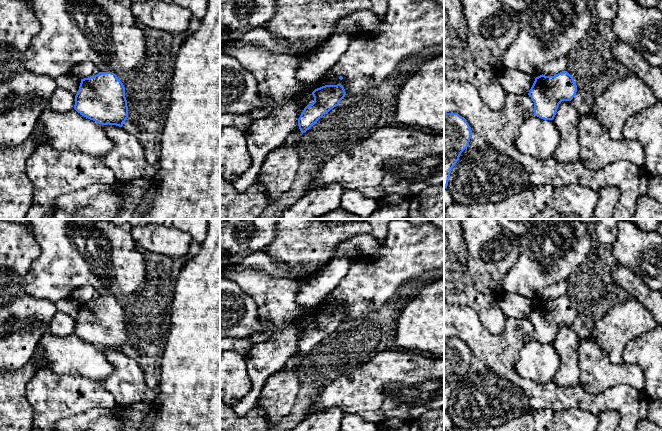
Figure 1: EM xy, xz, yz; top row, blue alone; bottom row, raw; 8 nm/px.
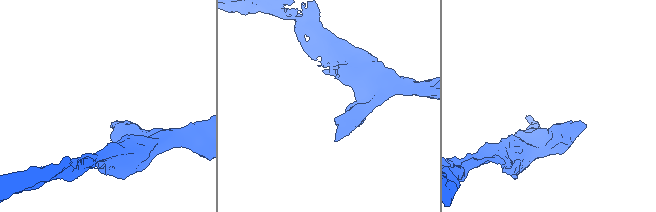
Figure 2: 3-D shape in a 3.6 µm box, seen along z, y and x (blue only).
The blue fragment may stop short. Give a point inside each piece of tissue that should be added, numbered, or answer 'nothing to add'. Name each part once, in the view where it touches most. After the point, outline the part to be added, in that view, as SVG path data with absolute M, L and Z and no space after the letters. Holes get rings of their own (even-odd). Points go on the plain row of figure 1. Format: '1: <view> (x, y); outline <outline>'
nothing to add

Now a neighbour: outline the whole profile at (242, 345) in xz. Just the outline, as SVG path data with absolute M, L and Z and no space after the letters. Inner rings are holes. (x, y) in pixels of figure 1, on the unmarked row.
M250 336L246 337L220 337L220 358L225 351L235 351L243 356L254 346Z

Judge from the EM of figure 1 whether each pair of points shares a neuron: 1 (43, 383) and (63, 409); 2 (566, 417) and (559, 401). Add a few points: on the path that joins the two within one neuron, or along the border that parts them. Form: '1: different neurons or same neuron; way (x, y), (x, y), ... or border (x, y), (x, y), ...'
1: same neuron; way (47, 389), (59, 403)
2: different neurons; border (586, 410), (571, 408), (559, 409), (554, 412)

